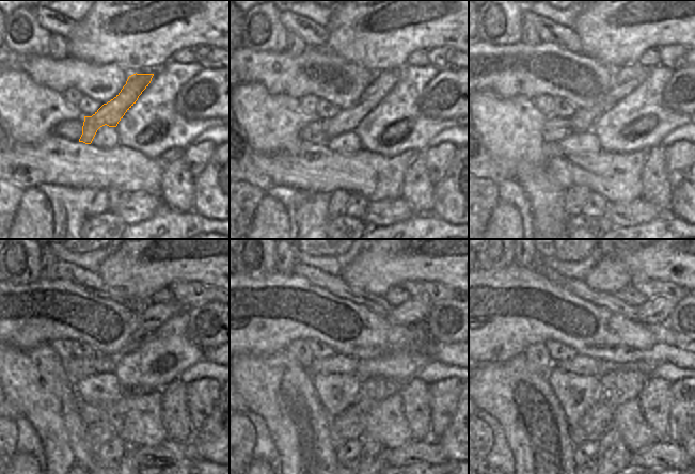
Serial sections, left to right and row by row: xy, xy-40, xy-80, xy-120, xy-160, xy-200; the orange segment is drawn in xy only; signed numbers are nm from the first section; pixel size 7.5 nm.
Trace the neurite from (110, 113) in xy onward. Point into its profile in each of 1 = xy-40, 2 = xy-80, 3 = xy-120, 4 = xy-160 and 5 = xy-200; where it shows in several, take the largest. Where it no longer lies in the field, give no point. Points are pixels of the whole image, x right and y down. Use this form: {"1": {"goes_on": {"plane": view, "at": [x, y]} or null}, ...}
{"1": {"goes_on": {"plane": "xy-40", "at": [347, 119]}}, "2": {"goes_on": {"plane": "xy-80", "at": [628, 78]}}, "3": {"goes_on": {"plane": "xy-120", "at": [154, 315]}}, "4": {"goes_on": {"plane": "xy-160", "at": [413, 312]}}, "5": {"goes_on": {"plane": "xy-200", "at": [657, 310]}}}

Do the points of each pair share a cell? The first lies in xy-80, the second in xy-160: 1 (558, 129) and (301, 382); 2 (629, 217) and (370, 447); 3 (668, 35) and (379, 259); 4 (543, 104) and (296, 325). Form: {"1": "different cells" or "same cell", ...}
{"1": "different cells", "2": "different cells", "3": "same cell", "4": "different cells"}

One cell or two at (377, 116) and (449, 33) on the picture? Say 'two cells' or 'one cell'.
two cells

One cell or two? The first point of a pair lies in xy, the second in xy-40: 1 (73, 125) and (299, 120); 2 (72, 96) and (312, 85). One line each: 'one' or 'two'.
1: two
2: two

